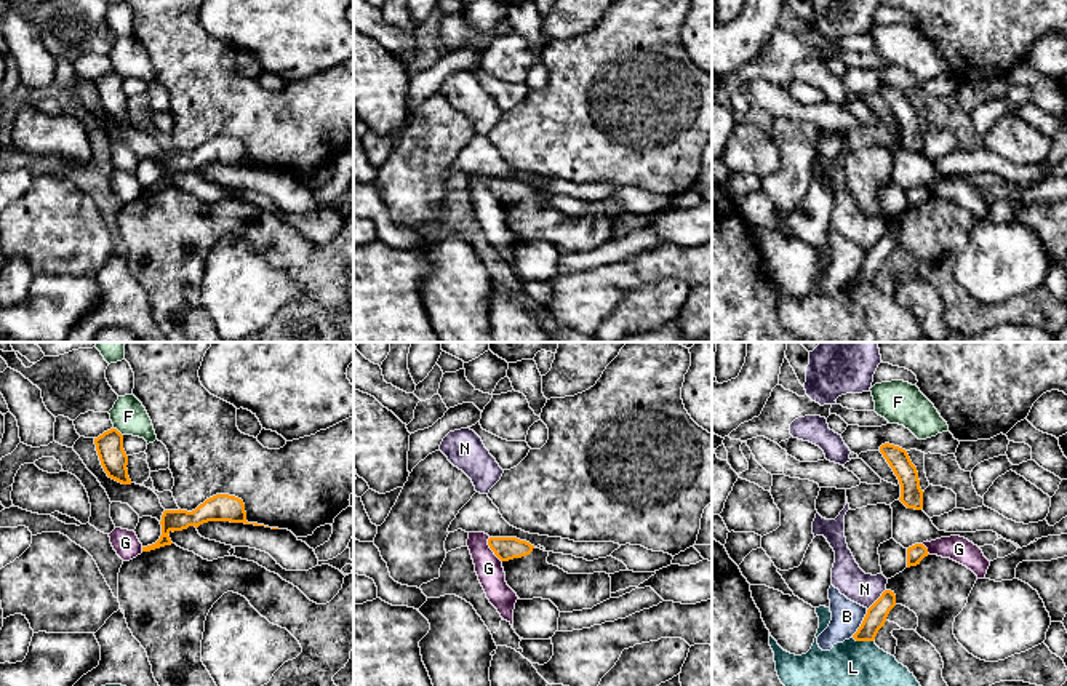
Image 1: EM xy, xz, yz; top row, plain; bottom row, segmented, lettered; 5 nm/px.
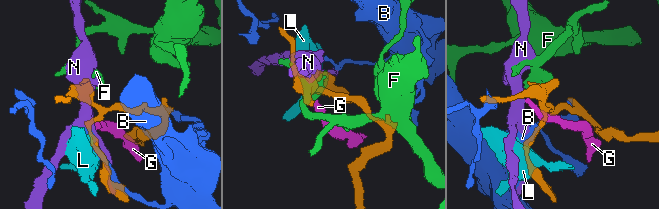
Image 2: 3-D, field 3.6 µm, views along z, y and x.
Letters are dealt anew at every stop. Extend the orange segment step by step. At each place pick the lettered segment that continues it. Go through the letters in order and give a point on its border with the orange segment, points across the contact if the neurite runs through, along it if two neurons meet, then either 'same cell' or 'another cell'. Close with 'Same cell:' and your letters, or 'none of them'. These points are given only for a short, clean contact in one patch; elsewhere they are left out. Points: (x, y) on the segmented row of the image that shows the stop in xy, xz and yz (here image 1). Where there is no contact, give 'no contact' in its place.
B: contact yz (861, 624); another cell
F: contact xy (119, 432); border xy (114, 427), (122, 435); another cell
G: contact xz (491, 549); border xz (488, 538), (488, 547), (501, 562); another cell
L: contact yz (863, 640); border yz (853, 637), (872, 642); another cell
N: contact yz (877, 600); another cell
Same cell: none of them

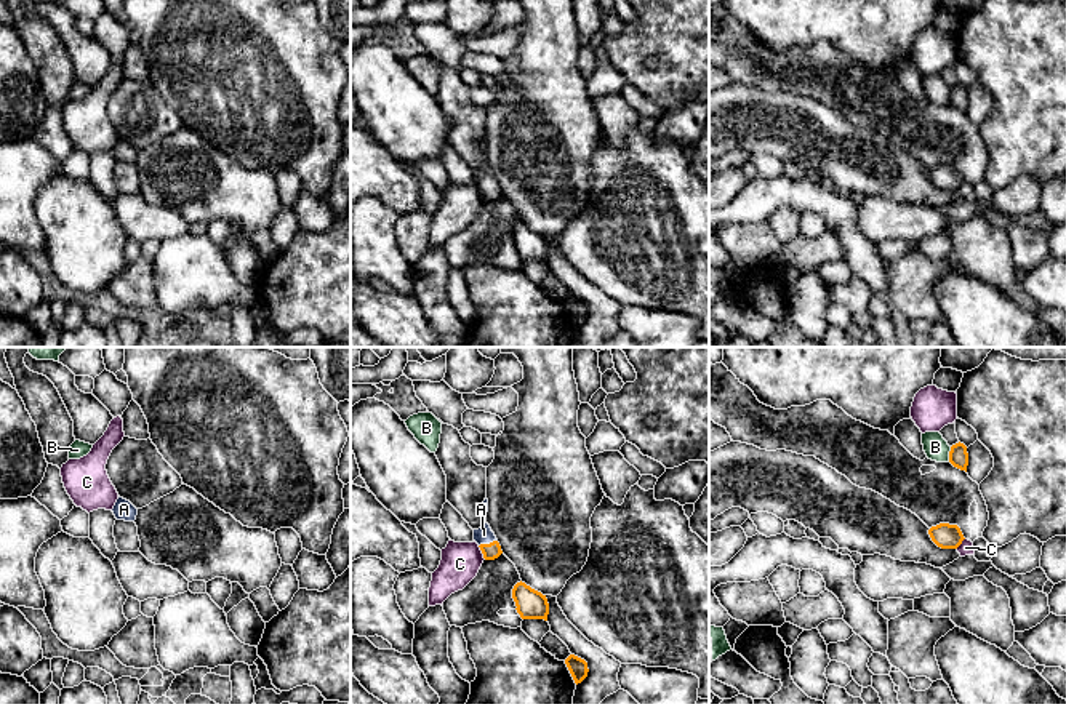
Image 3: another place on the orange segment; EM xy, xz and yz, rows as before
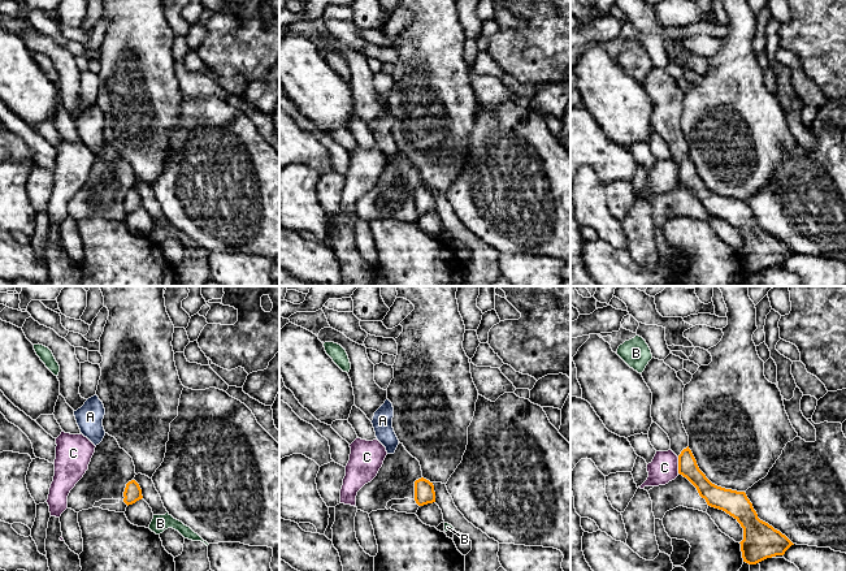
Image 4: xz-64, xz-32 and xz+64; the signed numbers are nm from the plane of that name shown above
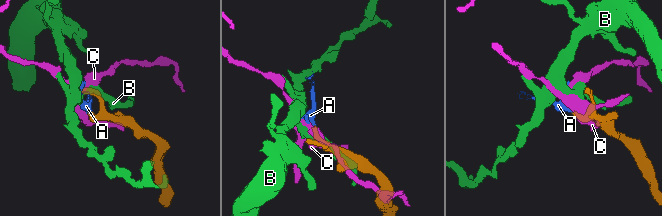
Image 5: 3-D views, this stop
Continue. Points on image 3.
A: contact xz (487, 544); way xz (492, 551), (487, 544), (484, 535); same cell
B: contact yz (949, 455); border yz (951, 447), (948, 461); another cell
C: contact xz (482, 552); another cell
Same cell: A

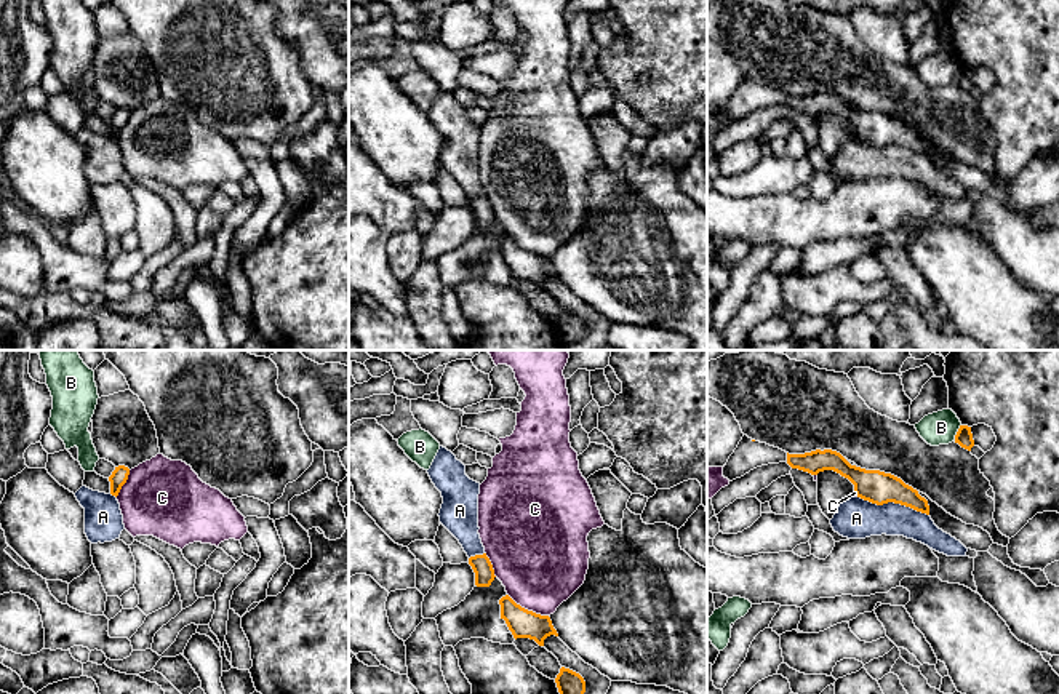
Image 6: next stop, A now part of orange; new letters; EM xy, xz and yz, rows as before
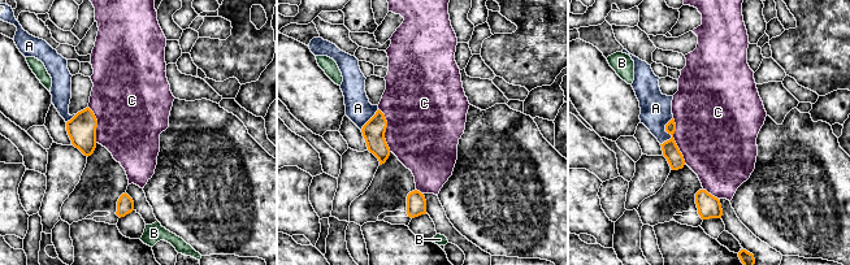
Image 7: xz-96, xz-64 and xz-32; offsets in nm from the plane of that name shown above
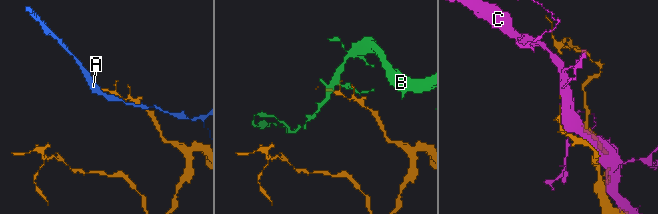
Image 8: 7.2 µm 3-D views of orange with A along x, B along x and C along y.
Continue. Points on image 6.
A: contact yz (893, 501); border yz (858, 496), (877, 504), (899, 502), (928, 515); another cell
B: contact yz (957, 432); border yz (960, 424), (954, 440); another cell
C: contact xz (527, 610); another cell
Same cell: none of them

